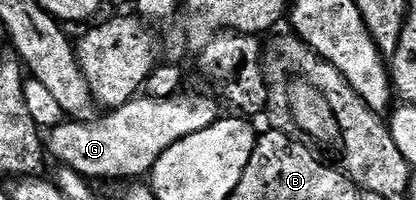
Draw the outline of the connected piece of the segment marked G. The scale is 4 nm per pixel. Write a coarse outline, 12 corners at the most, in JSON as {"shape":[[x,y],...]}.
{"shape":[[133,98],[63,122],[46,152],[96,180],[144,178],[218,119],[212,100]]}

